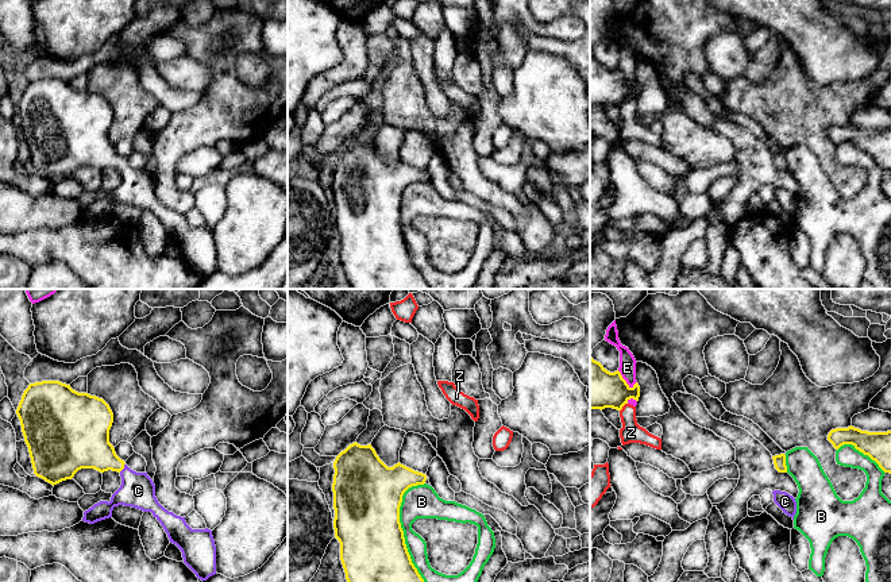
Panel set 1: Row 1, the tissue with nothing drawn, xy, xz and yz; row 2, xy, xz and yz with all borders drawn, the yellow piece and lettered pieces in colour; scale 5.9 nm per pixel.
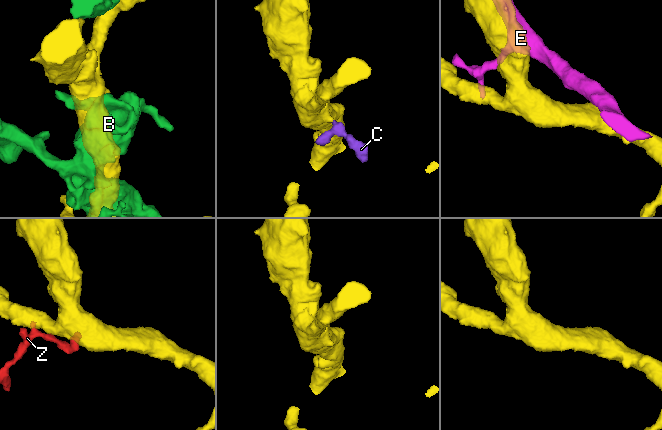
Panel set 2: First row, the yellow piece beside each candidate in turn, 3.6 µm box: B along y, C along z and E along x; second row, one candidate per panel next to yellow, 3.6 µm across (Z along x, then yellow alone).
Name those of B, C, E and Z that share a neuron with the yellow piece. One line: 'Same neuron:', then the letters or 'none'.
Same neuron: C

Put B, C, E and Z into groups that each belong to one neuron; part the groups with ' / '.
B / C / E Z

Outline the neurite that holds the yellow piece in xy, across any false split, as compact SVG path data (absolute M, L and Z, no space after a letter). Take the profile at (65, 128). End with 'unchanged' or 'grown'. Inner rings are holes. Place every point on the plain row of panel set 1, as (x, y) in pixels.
M42 78L28 82L16 112L34 171L53 184L72 177L81 166L120 171L122 182L111 199L94 201L84 209L82 219L94 221L109 216L119 203L151 209L198 277L207 278L216 271L212 228L192 227L185 215L165 207L155 194L155 182L147 170L131 167L116 153L109 140L113 111L103 96L78 90L59 78Z | grown

